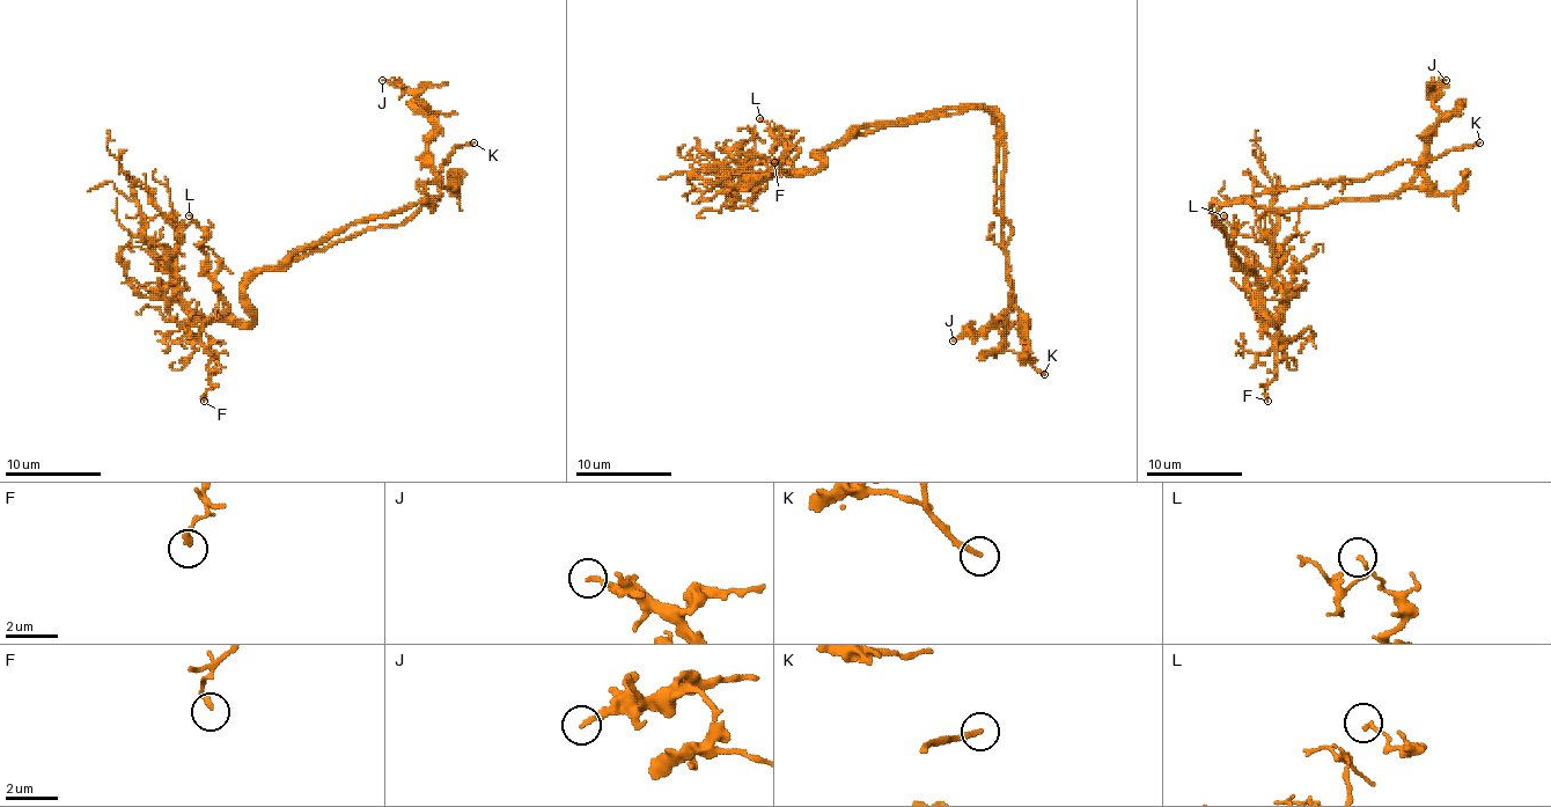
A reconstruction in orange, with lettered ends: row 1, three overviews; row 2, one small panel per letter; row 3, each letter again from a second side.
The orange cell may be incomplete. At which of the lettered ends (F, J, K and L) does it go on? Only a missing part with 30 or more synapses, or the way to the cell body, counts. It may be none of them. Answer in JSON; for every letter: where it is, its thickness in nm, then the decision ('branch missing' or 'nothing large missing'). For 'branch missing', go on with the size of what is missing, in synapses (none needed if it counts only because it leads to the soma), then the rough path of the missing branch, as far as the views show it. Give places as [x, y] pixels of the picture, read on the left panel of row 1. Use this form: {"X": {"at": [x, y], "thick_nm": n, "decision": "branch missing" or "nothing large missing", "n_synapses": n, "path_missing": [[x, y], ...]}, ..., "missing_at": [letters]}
{"F": {"at": [204, 401], "thick_nm": 190, "decision": "nothing large missing"}, "J": {"at": [382, 80], "thick_nm": 190, "decision": "nothing large missing"}, "K": {"at": [473, 142], "thick_nm": 240, "decision": "branch missing", "path_missing": [[473, 142], [489, 145], [498, 178], [411, 176], [391, 181]]}, "L": {"at": [189, 215], "thick_nm": 150, "decision": "nothing large missing"}, "missing_at": ["K"]}

